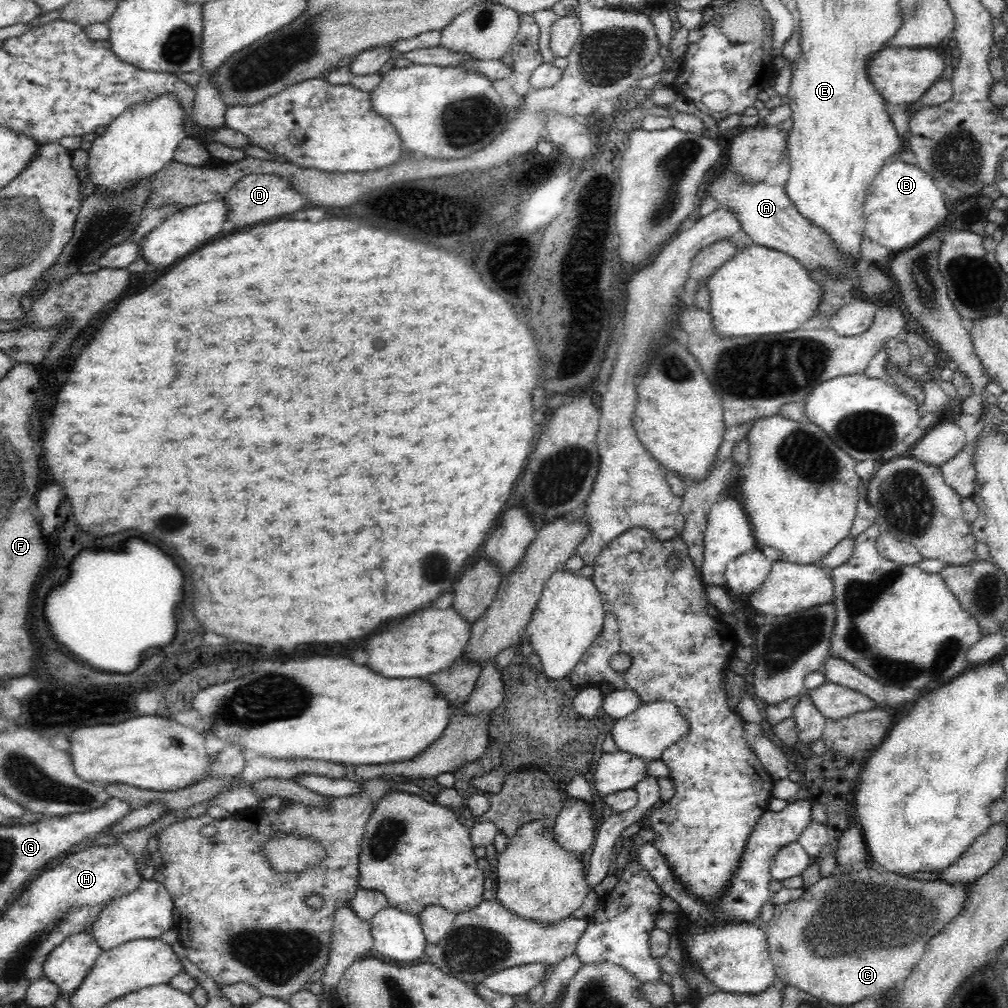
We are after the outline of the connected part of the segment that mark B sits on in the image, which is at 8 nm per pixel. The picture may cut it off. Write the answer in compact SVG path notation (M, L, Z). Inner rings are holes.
M897 159L887 162L874 177L863 206L865 237L899 253L918 244L944 222L946 203L933 177L917 165Z

